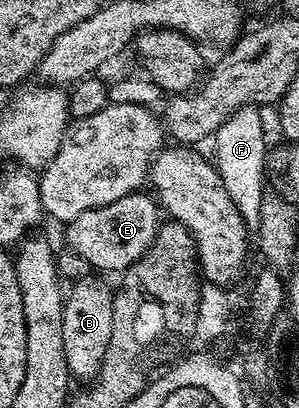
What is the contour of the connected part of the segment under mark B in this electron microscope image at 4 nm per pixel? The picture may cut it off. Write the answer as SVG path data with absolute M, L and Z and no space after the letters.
M83 276L69 287L64 298L64 316L62 331L64 332L64 360L68 364L71 375L75 379L97 379L100 364L108 352L108 344L116 332L114 321L114 294L102 282L93 276Z

